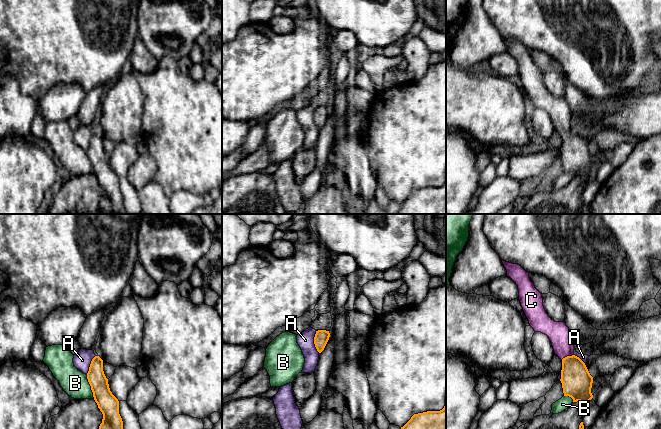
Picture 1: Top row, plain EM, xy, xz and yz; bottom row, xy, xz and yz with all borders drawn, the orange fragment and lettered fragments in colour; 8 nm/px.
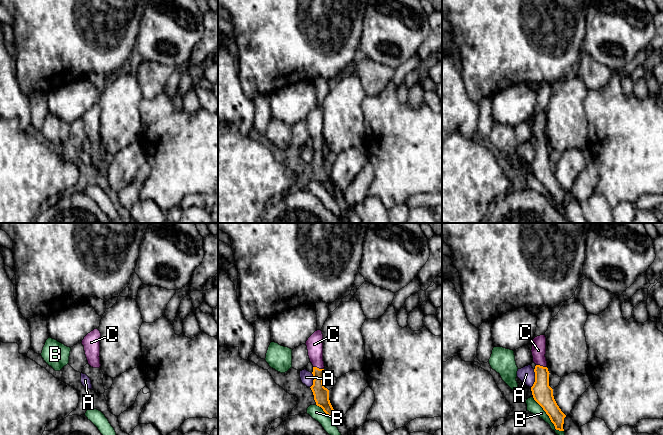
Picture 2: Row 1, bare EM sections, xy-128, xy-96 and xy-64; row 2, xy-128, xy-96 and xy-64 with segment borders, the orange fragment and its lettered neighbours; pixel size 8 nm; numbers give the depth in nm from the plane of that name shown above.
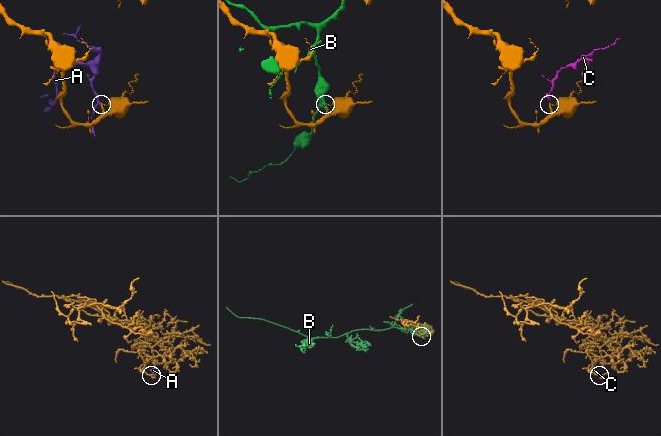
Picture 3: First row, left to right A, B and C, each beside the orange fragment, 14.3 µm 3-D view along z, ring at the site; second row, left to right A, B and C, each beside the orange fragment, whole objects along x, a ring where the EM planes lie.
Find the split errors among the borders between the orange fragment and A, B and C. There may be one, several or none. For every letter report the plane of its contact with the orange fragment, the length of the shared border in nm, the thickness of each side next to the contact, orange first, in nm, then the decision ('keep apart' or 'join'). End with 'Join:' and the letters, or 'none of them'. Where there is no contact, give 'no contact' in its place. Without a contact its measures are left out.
A: meets orange in xz; contact 180 nm long; 120 nm thick on the orange side, 140 nm on the other; keep apart
B: meets orange in xy; contact 200 nm long; 160 nm thick on the orange side, 200 nm on the other; keep apart
C: meets orange in yz; contact 110 nm long; 240 nm thick on the orange side, 180 nm on the other; join
Join: C

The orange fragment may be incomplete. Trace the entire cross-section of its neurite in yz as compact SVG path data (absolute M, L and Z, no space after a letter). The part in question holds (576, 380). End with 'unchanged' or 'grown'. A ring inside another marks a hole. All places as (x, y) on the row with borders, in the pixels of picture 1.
M502 260L502 263L507 270L507 276L518 286L519 300L530 326L535 332L541 332L549 337L555 355L562 360L560 381L562 383L564 396L571 397L573 402L580 401L588 404L593 398L591 393L593 377L590 375L585 363L579 357L574 355L574 345L569 328L564 322L555 322L548 316L543 306L542 294L531 282L528 272L518 264L512 264L504 260Z; grown

